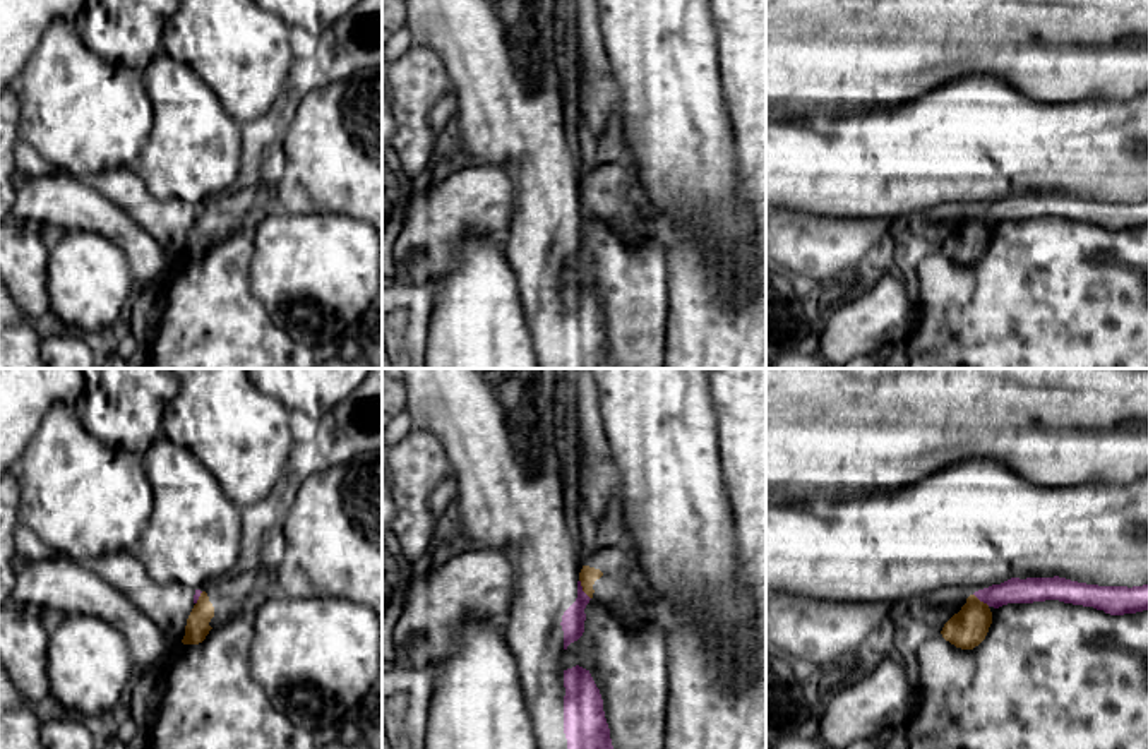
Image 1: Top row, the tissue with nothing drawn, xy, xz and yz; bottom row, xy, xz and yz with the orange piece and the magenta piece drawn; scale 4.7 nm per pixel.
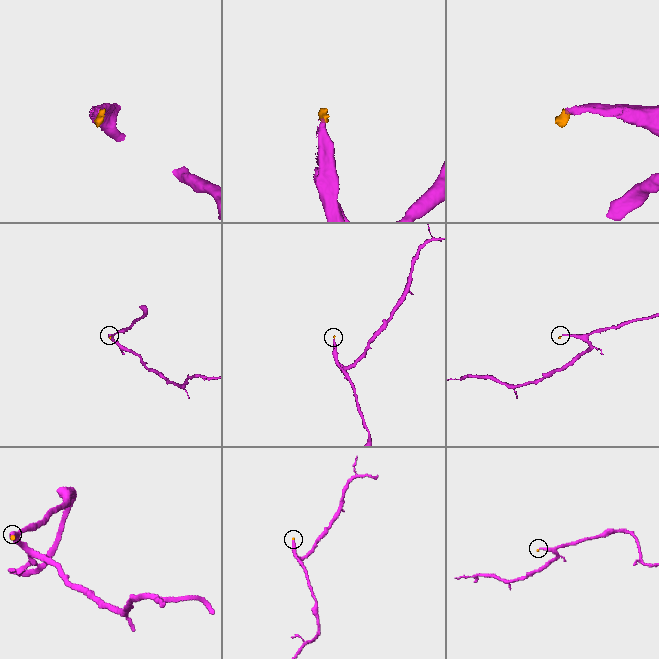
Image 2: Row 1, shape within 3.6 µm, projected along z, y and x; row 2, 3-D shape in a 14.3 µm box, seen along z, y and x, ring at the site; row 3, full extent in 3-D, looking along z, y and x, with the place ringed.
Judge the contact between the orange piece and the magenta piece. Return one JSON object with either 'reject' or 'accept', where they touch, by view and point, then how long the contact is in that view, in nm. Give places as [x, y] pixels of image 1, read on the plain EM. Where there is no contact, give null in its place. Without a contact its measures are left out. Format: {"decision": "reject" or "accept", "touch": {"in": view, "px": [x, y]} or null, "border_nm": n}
{"decision": "reject", "touch": {"in": "xz", "px": [583, 206]}, "border_nm": 110}

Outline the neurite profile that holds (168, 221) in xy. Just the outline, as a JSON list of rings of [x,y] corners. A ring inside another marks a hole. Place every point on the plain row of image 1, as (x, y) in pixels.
[[[134,166],[105,170],[91,177],[89,183],[123,209],[171,259],[183,255],[200,206],[158,199]]]

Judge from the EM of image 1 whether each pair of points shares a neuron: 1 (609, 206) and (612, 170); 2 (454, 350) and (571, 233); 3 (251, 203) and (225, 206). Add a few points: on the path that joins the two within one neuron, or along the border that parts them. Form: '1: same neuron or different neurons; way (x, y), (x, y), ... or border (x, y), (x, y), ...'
1: same neuron; way (612, 197), (612, 179)
2: different neurons; border (502, 251), (516, 278), (518, 299), (528, 326)
3: same neuron; way (244, 206), (232, 206)

